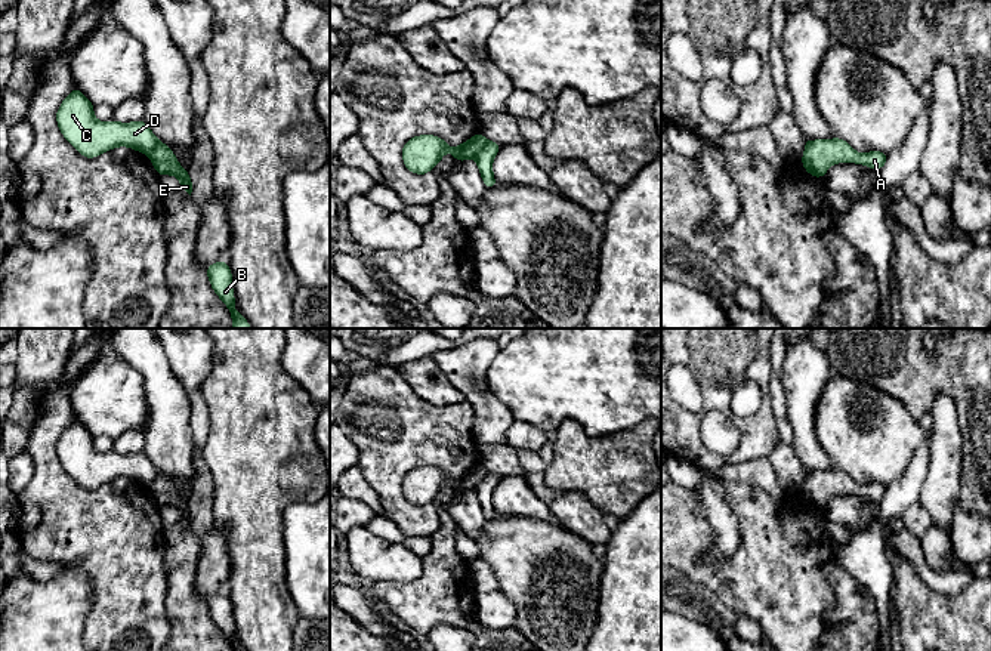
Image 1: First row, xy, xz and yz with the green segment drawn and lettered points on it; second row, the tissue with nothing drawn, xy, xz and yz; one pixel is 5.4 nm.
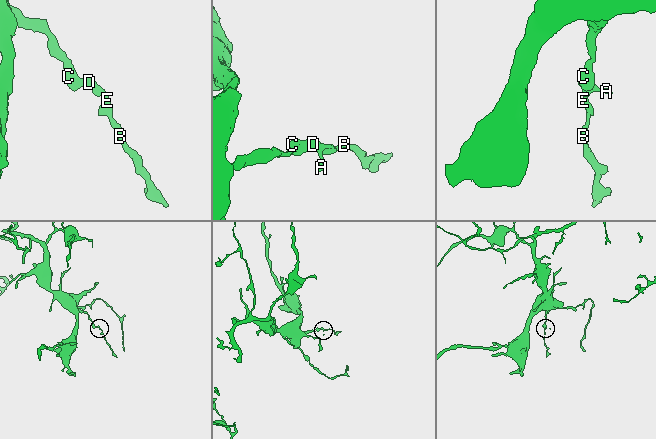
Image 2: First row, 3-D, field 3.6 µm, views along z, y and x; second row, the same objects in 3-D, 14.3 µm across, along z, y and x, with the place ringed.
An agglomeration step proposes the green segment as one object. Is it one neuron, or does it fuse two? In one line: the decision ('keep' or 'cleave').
cleave

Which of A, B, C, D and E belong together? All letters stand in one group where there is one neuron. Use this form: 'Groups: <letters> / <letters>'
Groups: A B E / C D

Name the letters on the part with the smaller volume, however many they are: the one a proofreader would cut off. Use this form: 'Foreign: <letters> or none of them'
Foreign: A, B, E

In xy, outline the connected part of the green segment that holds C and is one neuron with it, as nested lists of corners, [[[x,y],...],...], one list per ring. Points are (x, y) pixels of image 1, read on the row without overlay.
[[[74,417],[56,444],[61,465],[83,488],[95,490],[117,478],[149,485],[157,478],[158,470],[143,451],[102,454],[95,450],[93,439],[95,436]]]

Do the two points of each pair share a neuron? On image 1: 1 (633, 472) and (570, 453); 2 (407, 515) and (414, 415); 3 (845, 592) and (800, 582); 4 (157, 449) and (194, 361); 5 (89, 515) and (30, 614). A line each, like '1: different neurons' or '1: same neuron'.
1: same neuron
2: same neuron
3: different neurons
4: different neurons
5: different neurons

